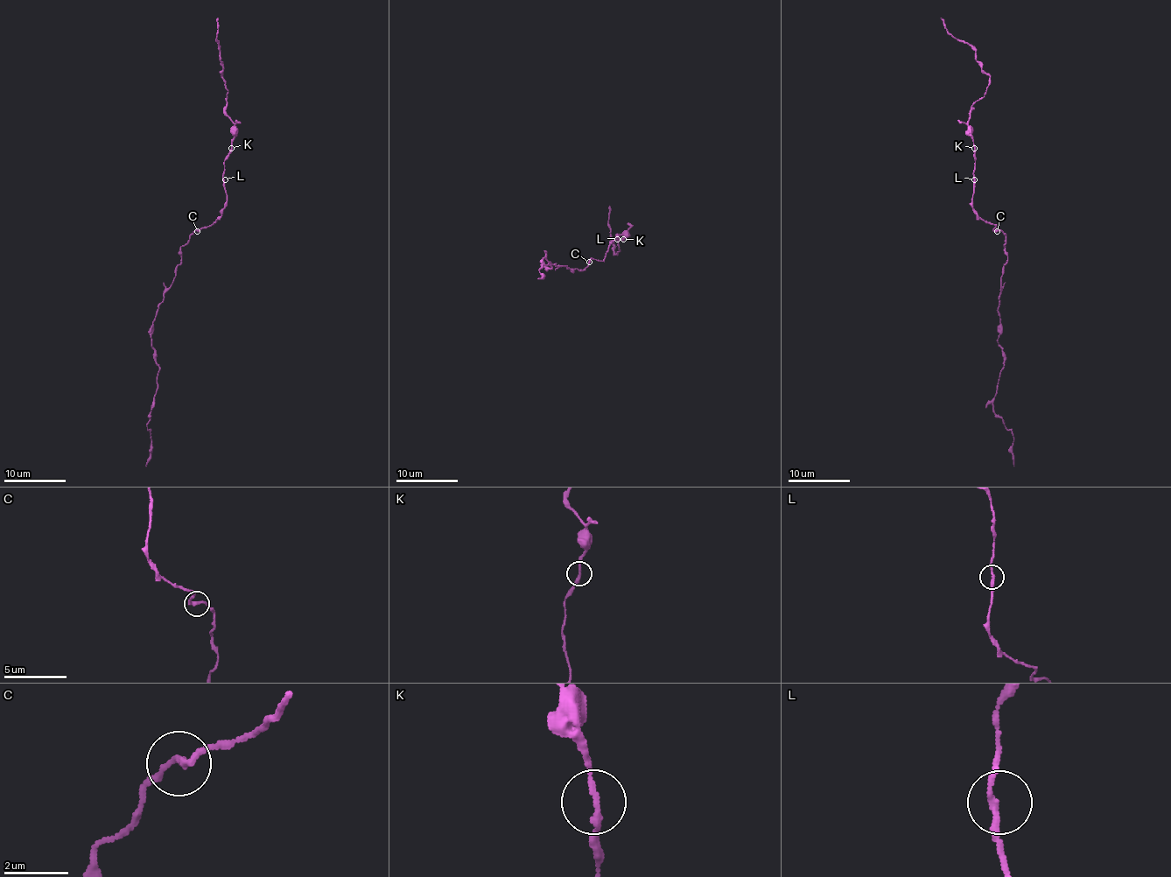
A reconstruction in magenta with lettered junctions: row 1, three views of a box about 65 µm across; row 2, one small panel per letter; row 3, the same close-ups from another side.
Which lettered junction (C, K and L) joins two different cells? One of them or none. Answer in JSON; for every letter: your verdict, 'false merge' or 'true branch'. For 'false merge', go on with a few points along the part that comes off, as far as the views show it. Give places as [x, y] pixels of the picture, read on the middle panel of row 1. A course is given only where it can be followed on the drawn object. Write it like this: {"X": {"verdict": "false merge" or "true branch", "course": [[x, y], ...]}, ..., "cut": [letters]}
{"C": {"verdict": "true branch"}, "K": {"verdict": "true branch"}, "L": {"verdict": "true branch"}, "cut": []}

